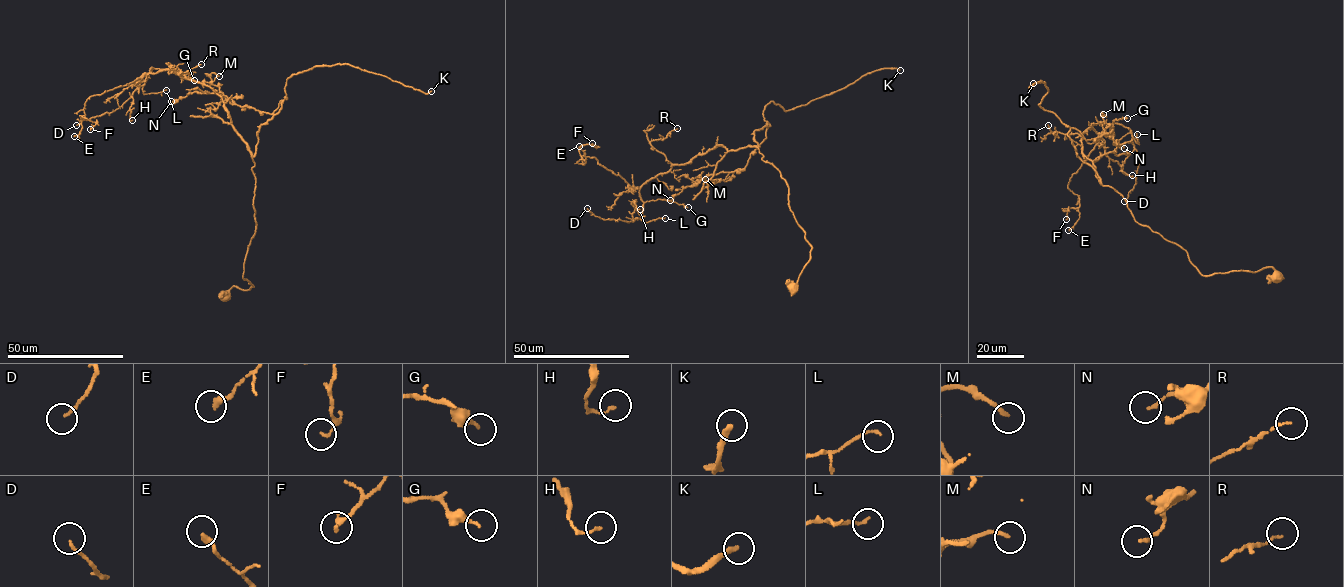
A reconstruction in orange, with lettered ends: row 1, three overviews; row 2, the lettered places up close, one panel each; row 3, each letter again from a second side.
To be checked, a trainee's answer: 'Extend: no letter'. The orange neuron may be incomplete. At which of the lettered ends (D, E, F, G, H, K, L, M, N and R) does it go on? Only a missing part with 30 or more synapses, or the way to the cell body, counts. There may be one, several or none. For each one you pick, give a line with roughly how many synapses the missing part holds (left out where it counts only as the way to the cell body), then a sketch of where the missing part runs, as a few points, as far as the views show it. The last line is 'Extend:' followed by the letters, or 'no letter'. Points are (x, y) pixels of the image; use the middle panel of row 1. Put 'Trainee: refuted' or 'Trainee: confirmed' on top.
Trainee: refuted
K: 250 syn
Extend: K

